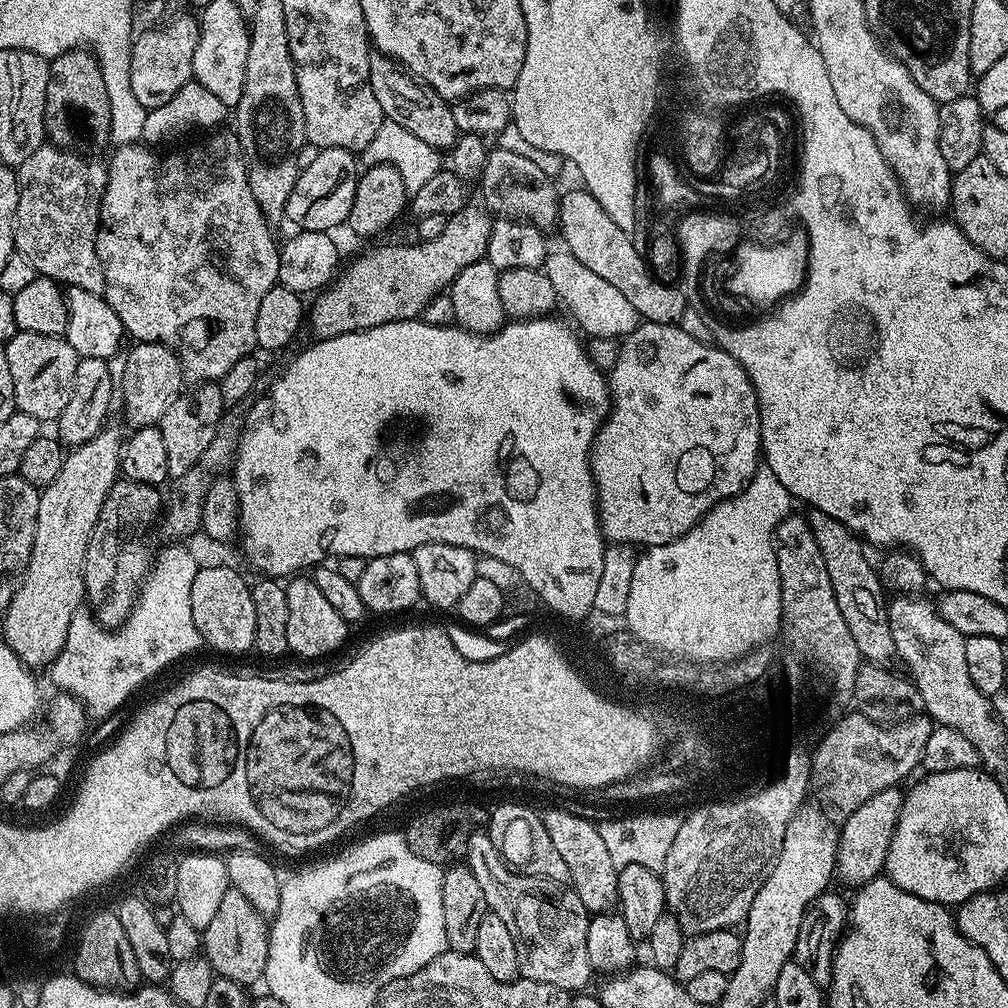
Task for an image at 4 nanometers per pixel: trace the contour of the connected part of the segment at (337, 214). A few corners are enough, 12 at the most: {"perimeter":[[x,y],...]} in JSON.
{"perimeter":[[321,148],[284,215],[302,232],[347,225],[357,157]]}

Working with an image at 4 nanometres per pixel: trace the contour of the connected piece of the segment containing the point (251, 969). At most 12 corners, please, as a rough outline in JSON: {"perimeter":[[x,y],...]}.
{"perimeter":[[229,886],[202,955],[216,976],[264,975],[269,925]]}

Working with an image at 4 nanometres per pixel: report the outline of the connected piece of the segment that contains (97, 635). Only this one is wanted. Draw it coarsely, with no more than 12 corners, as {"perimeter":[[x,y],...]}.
{"perimeter":[[155,555],[124,623],[82,606],[48,674],[92,717],[203,647],[200,562]]}

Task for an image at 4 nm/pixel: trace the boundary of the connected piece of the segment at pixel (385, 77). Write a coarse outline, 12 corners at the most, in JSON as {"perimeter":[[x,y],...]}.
{"perimeter":[[372,50],[370,90],[385,120],[451,150],[452,104]]}

